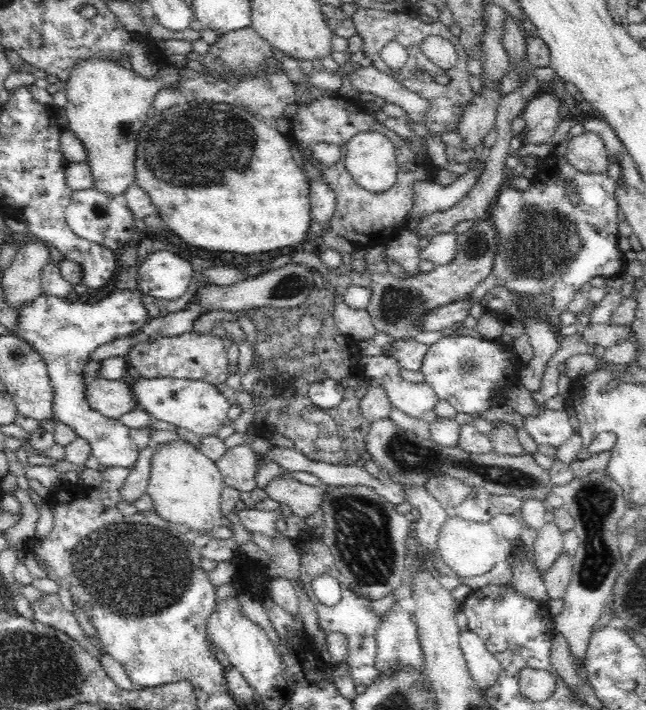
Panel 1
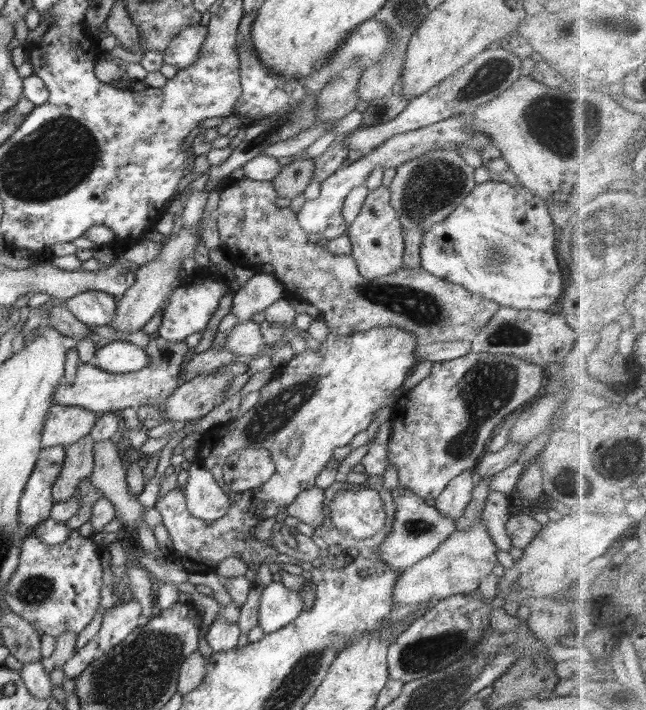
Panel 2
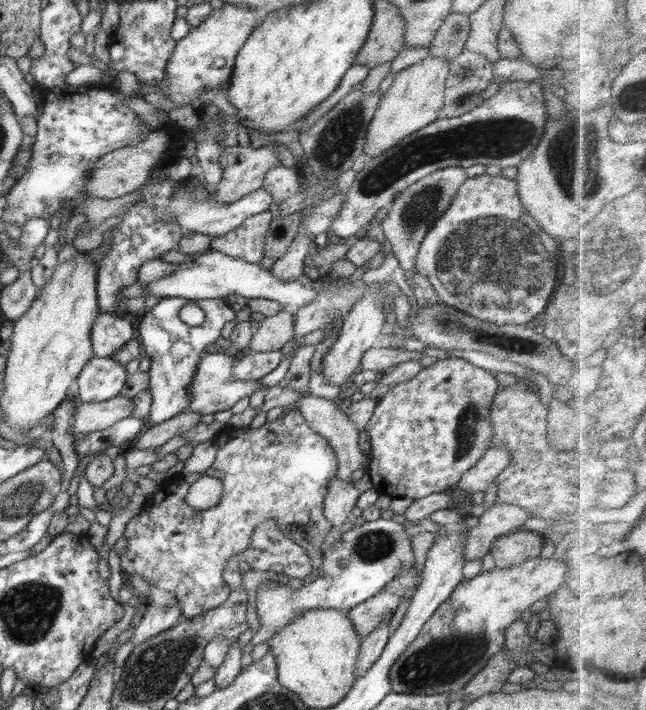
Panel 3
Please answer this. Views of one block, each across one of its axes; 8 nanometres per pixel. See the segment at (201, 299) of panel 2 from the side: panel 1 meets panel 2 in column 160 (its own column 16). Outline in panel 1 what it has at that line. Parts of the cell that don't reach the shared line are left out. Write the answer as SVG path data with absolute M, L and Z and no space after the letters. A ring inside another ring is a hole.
M114 289L108 296L97 302L71 301L68 298L56 297L42 293L34 297L28 304L22 305L19 310L18 324L8 330L8 334L26 341L26 343L43 358L53 386L53 414L68 426L72 427L78 437L90 442L91 454L94 455L99 464L106 467L122 467L132 470L133 464L139 455L138 445L130 438L130 427L122 423L118 417L106 417L94 411L88 405L86 399L86 377L84 377L84 366L90 362L92 355L100 346L117 340L117 338L130 336L143 324L150 321L146 307L141 301L142 294L136 291Z

